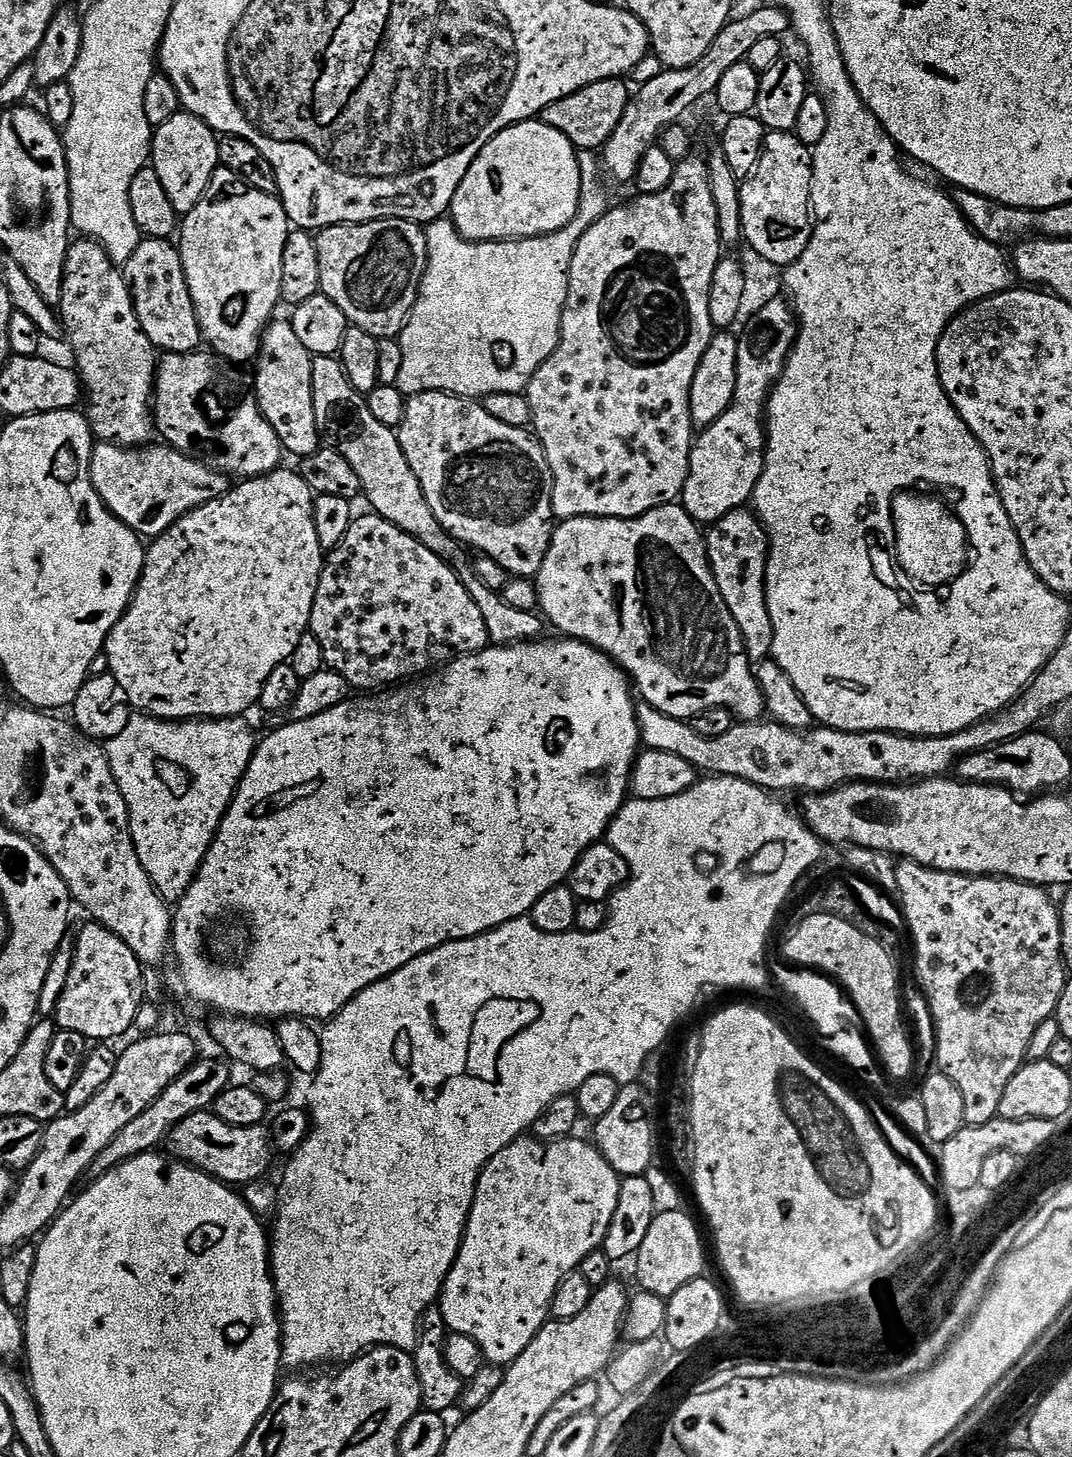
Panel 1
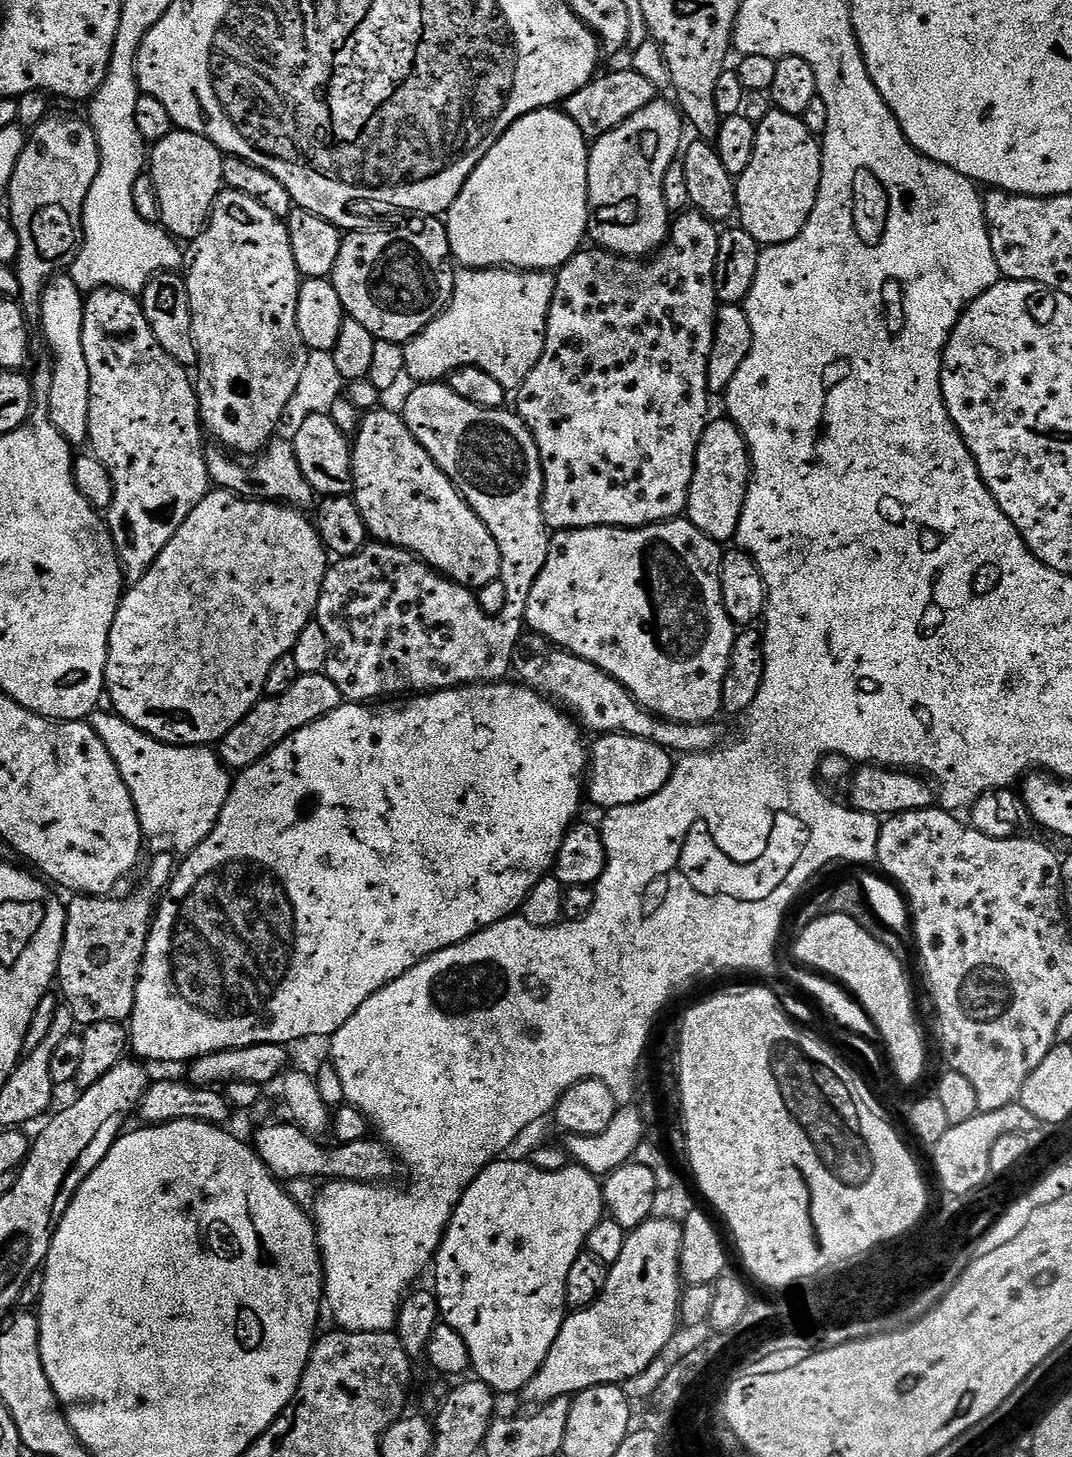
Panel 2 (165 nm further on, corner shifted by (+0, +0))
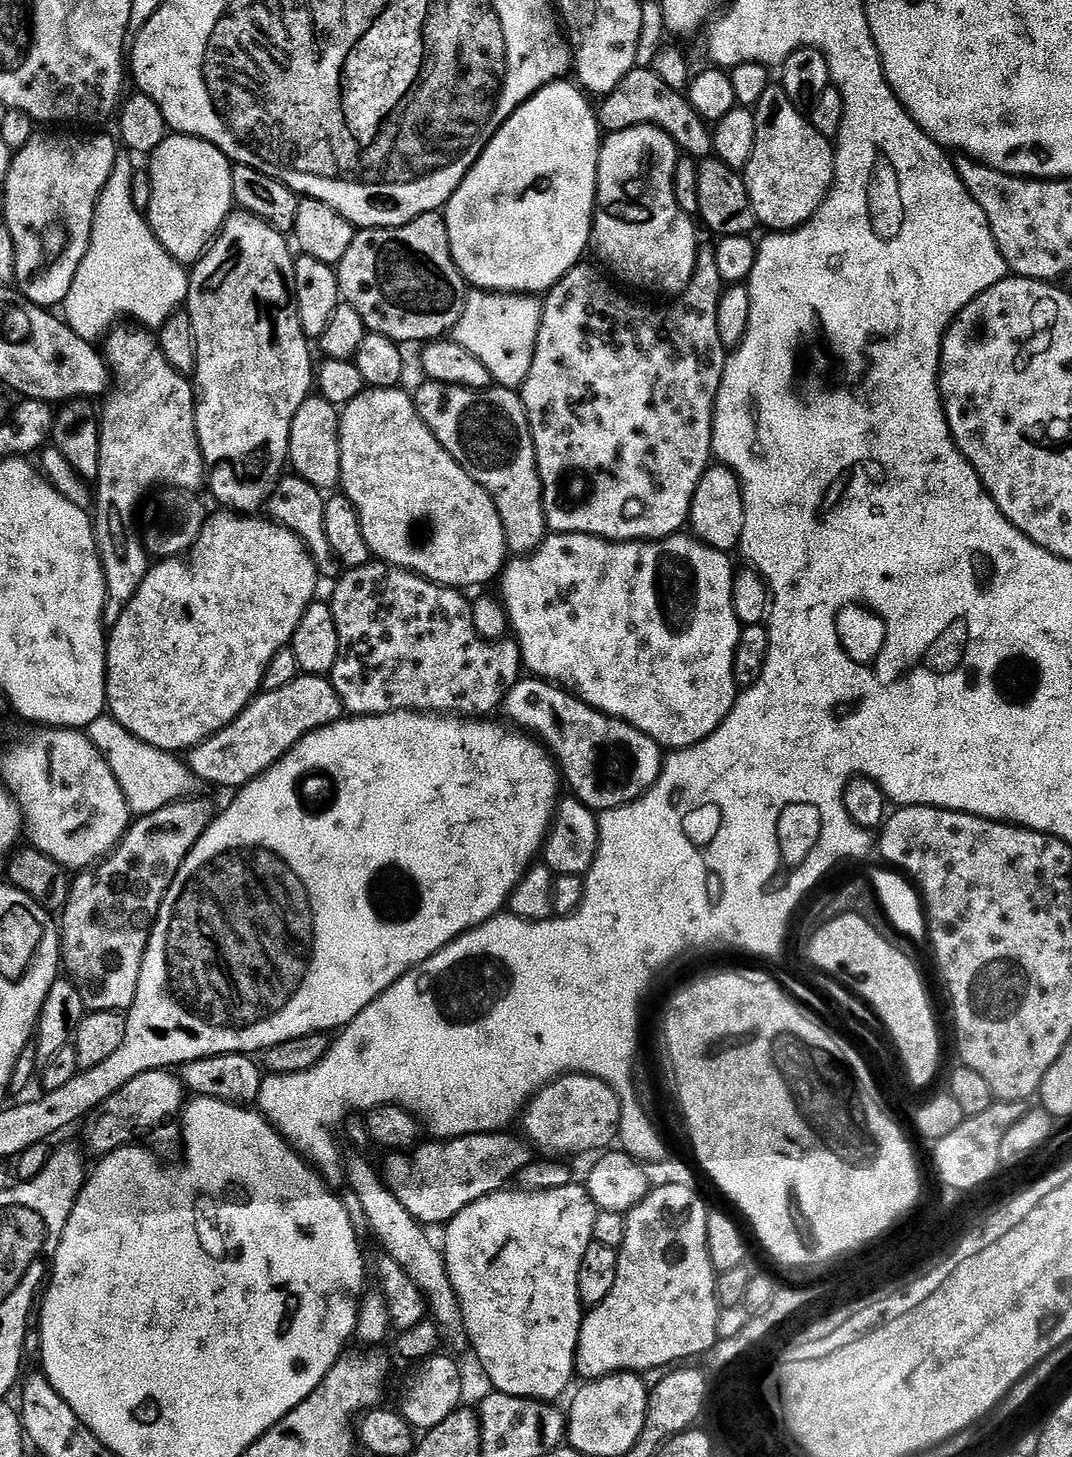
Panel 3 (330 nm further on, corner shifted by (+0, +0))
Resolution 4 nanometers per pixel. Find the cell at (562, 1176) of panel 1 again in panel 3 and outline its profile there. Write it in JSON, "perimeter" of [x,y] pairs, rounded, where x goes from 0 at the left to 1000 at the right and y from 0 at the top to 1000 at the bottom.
{"perimeter":[[[535,811],[524,814],[521,817],[511,817],[509,818],[499,819],[482,819],[482,818],[471,818],[465,817],[459,818],[455,821],[451,821],[446,825],[442,825],[438,828],[435,828],[431,831],[424,835],[423,837],[418,838],[414,846],[414,854],[412,853],[412,859],[414,860],[414,865],[416,866],[416,872],[420,874],[420,880],[424,883],[424,888],[429,892],[429,898],[431,899],[431,905],[433,905],[432,916],[437,916],[437,920],[440,922],[440,925],[444,927],[444,931],[448,933],[448,936],[451,938],[451,942],[455,944],[455,947],[459,949],[458,952],[464,955],[470,955],[473,958],[488,958],[491,961],[502,961],[505,962],[519,962],[519,960],[525,957],[530,953],[530,949],[533,949],[534,944],[537,942],[537,925],[539,924],[539,918],[541,918],[541,908],[545,907],[547,900],[541,894],[539,891],[539,872],[543,872],[543,863],[547,863],[547,858],[552,854],[554,846],[554,836],[558,831],[555,826],[548,822],[548,819],[539,814],[540,812]]]}

